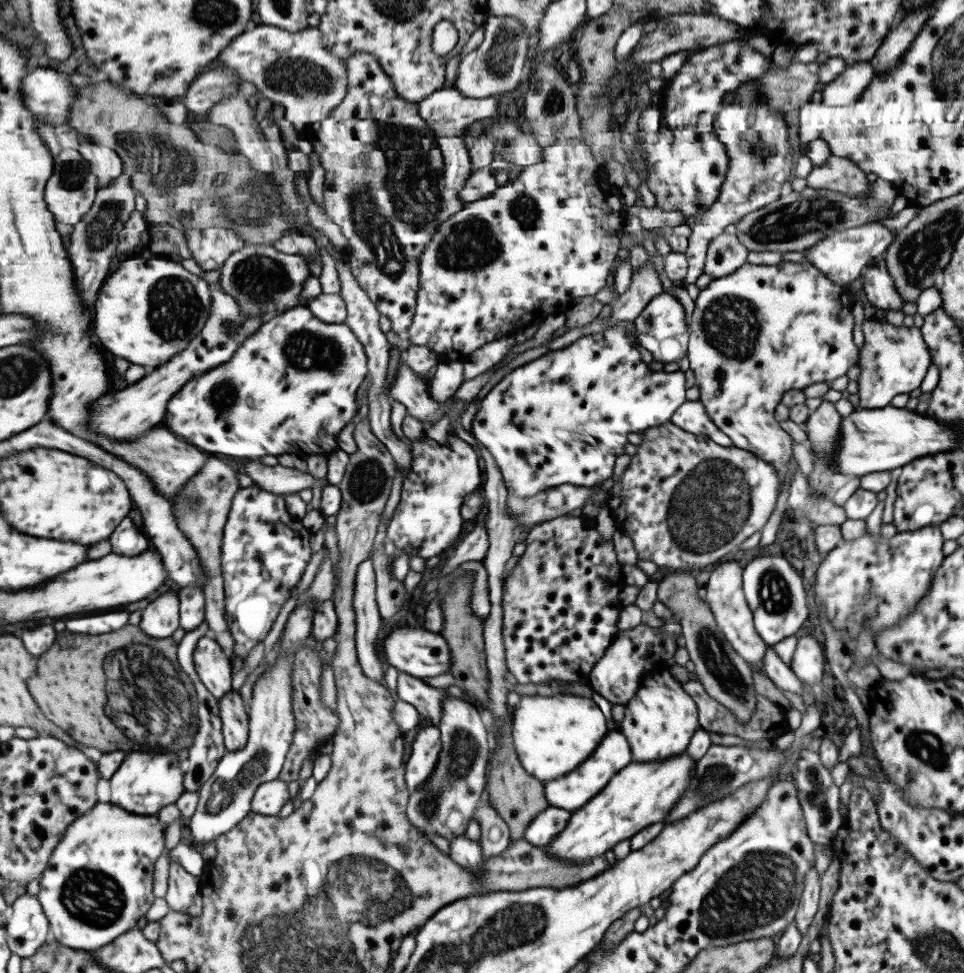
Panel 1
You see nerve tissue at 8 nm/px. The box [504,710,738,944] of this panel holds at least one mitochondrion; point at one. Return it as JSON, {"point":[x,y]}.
{"point":[715,779]}

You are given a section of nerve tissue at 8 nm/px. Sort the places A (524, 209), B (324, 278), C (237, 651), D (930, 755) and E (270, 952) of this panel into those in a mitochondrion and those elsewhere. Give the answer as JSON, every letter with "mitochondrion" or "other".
{"A":"mitochondrion","B":"other","C":"other","D":"mitochondrion","E":"mitochondrion"}

